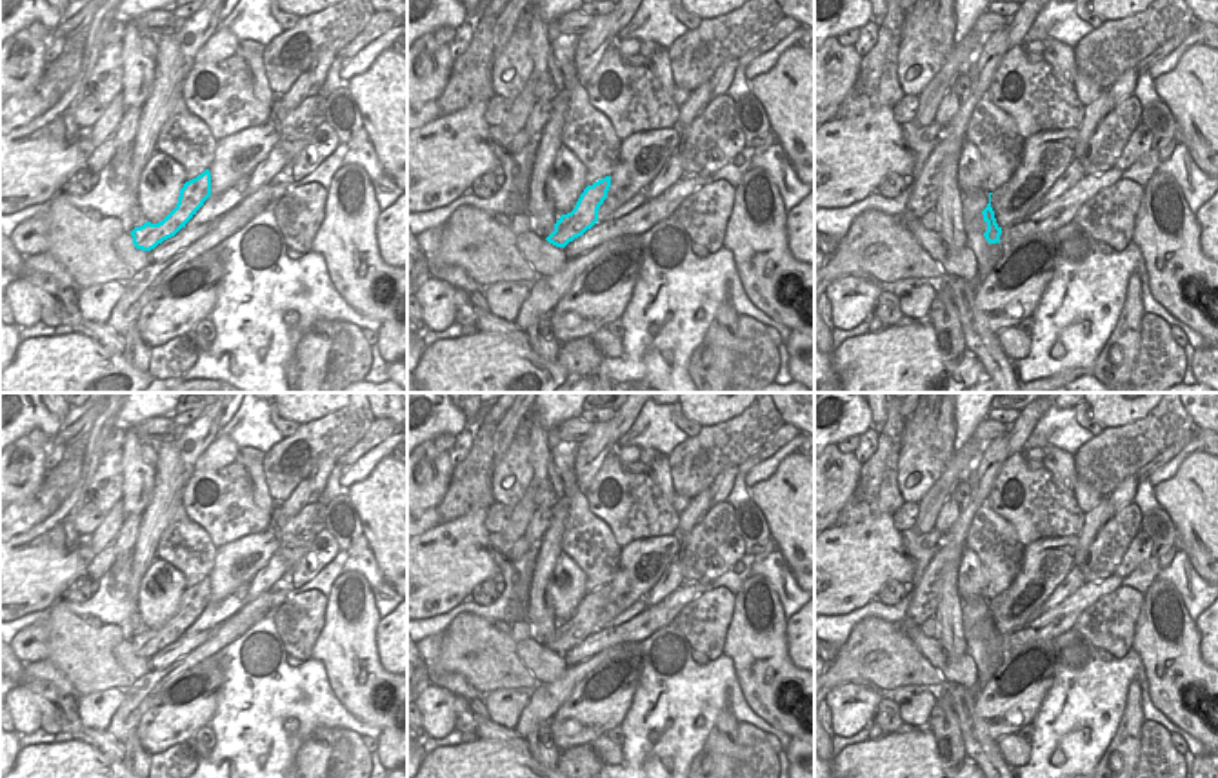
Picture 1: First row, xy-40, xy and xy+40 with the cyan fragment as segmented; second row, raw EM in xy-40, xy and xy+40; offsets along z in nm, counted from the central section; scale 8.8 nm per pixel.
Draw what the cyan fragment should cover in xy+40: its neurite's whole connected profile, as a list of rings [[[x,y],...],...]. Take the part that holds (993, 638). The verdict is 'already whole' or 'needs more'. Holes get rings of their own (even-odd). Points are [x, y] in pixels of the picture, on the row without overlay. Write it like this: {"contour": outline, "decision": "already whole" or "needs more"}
{"contour": [[[989,600],[987,614],[982,618],[983,629],[987,631],[987,638],[983,640],[983,643],[989,651],[996,651],[996,649],[1000,651],[1002,634],[996,631],[994,618],[991,614],[991,602],[993,600]]], "decision": "already whole"}

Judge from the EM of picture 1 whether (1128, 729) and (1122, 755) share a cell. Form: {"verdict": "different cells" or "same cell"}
{"verdict": "same cell"}

